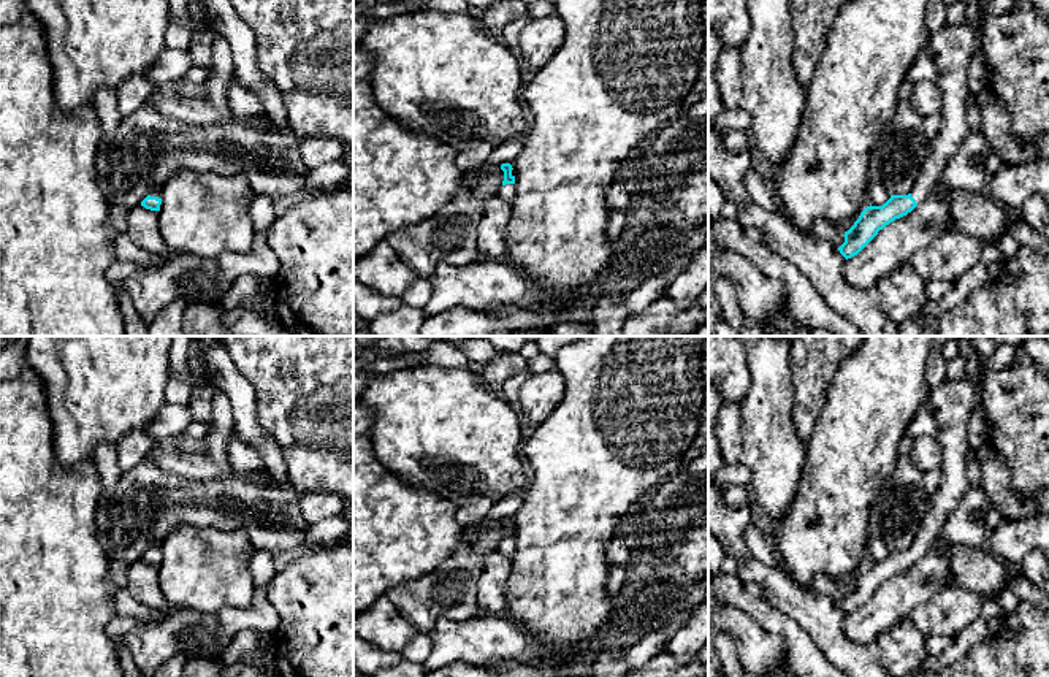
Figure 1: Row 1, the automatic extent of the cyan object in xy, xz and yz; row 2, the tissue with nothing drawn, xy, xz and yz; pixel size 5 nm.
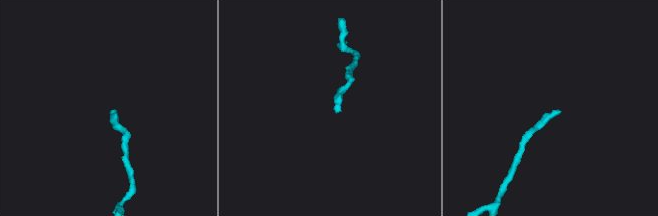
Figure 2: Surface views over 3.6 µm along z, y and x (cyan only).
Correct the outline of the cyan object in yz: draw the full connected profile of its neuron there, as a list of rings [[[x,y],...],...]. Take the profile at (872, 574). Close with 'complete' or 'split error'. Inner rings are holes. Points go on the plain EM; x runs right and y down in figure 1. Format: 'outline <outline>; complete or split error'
outline [[[998,344],[995,352],[979,365],[979,376],[971,379],[968,376],[959,381],[943,381],[932,390],[929,400],[914,412],[906,426],[905,436],[914,439],[930,436],[943,447],[941,482],[936,493],[932,496],[932,506],[925,515],[922,526],[908,550],[891,550],[883,561],[867,561],[854,580],[845,587],[845,598],[838,602],[840,609],[848,615],[857,610],[886,580],[911,568],[917,560],[927,555],[935,544],[946,517],[957,507],[960,498],[968,490],[968,477],[965,469],[968,438],[967,423],[968,417],[984,403],[984,374],[987,369],[1000,369],[1011,366],[1017,355],[1017,346]]]; split error

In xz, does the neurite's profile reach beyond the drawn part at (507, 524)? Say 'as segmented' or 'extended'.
extended

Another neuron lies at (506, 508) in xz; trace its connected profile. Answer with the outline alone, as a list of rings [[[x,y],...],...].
[[[512,493],[501,501],[494,503],[485,518],[488,520],[502,520],[512,518],[520,509],[523,499],[517,493]]]

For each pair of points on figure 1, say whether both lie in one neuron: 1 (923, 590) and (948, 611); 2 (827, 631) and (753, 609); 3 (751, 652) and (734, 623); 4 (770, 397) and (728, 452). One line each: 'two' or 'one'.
1: two
2: two
3: one
4: two

